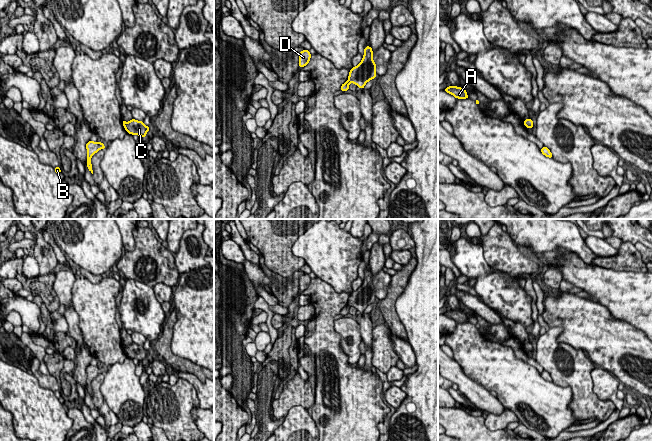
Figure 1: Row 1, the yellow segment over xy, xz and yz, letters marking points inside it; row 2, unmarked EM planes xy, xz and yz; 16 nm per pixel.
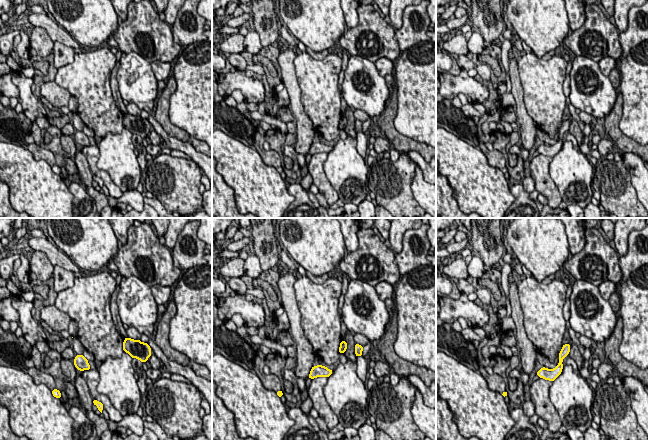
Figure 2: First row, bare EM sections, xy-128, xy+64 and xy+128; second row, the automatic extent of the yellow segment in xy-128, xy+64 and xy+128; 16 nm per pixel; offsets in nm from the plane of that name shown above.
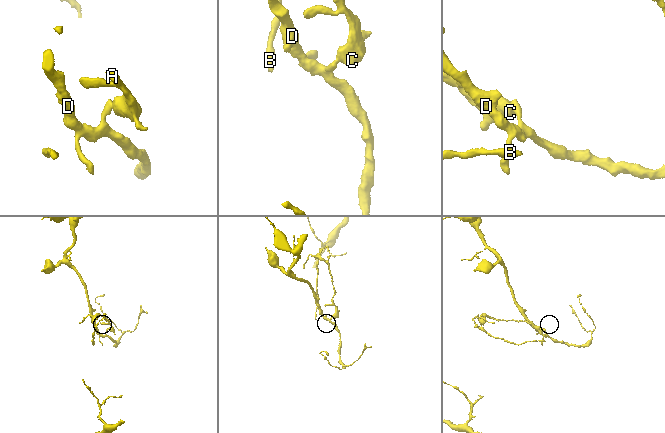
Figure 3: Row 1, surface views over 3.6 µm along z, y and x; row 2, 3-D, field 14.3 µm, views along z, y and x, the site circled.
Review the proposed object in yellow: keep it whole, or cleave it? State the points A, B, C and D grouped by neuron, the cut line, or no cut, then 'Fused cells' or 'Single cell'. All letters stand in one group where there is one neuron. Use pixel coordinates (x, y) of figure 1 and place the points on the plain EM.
Groups: A B C / D. Split along xz (347, 305), (350, 306). Fused cells

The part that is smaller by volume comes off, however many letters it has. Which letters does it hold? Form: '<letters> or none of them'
A, B, C

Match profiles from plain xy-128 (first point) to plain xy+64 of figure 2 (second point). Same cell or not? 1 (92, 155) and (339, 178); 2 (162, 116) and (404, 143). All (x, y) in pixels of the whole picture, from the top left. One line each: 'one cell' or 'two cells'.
1: two cells
2: one cell

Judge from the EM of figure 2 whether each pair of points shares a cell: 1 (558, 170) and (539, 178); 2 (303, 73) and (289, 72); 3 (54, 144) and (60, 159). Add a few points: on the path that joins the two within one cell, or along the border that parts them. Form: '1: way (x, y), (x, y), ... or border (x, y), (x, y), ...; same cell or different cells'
1: border (551, 158), (549, 175), (559, 195); different cells
2: border (296, 54), (294, 69), (300, 95); different cells
3: way (56, 148), (60, 155); same cell

